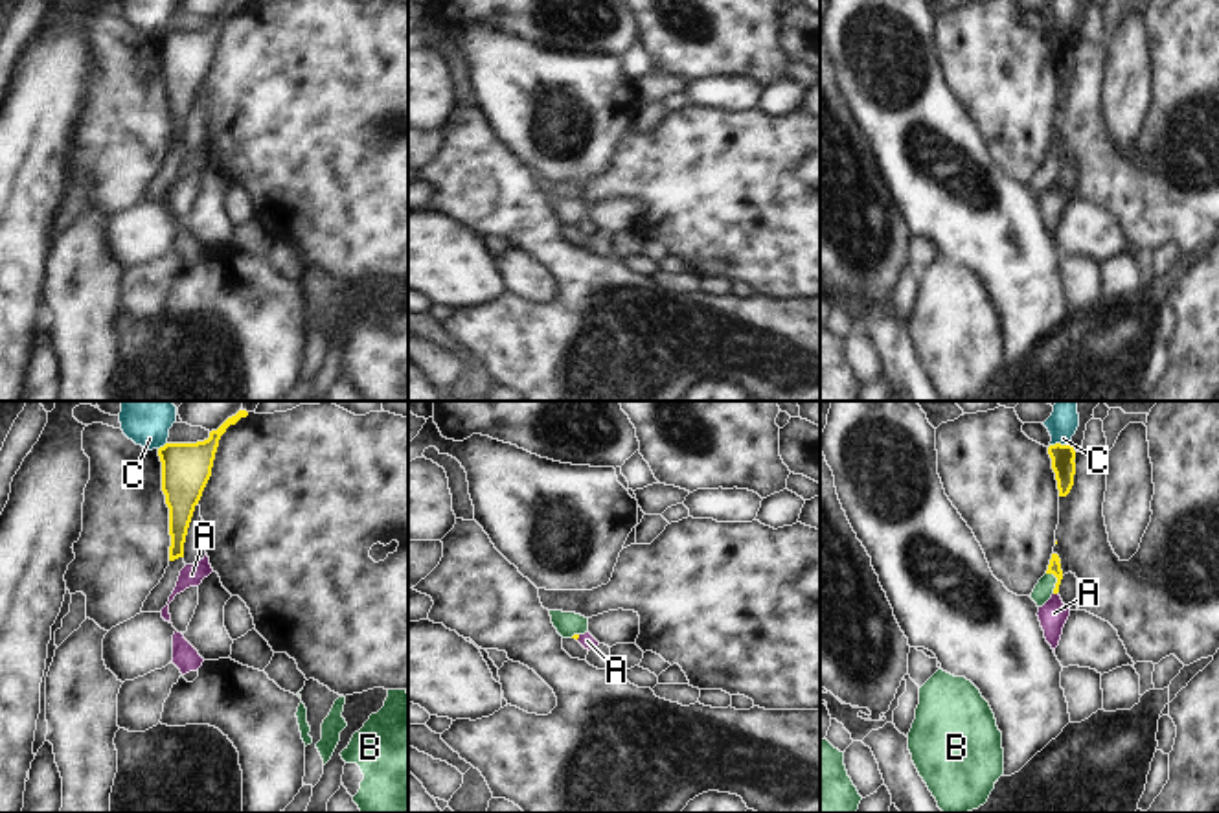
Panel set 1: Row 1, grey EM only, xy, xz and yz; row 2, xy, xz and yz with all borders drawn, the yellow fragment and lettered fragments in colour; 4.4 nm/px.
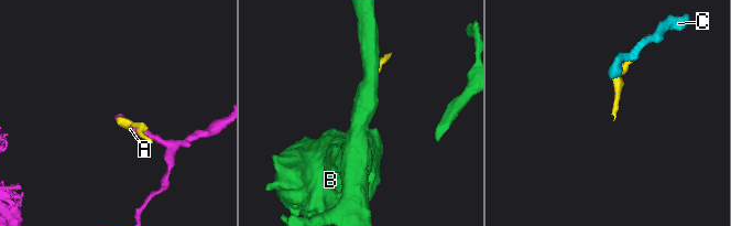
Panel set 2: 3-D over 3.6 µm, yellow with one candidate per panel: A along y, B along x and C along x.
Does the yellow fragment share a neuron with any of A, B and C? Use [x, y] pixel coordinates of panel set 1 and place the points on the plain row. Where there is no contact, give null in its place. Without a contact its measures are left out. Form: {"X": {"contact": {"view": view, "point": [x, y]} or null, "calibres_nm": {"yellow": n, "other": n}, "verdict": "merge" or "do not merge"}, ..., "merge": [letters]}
{"A": {"contact": {"view": "xz", "point": [578, 225]}, "calibres_nm": {"yellow": 20, "other": 70}, "verdict": "do not merge"}, "B": {"contact": {"view": "yz", "point": [1058, 170]}, "calibres_nm": {"yellow": 60, "other": 90}, "verdict": "merge"}, "C": {"contact": {"view": "yz", "point": [1058, 32]}, "calibres_nm": {"yellow": 100, "other": 130}, "verdict": "do not merge"}, "merge": ["B"]}

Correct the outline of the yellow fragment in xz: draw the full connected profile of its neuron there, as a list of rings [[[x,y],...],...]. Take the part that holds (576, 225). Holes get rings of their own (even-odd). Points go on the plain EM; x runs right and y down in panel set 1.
[[[550,199],[552,212],[563,226],[579,226],[588,219],[588,206],[575,200]]]

